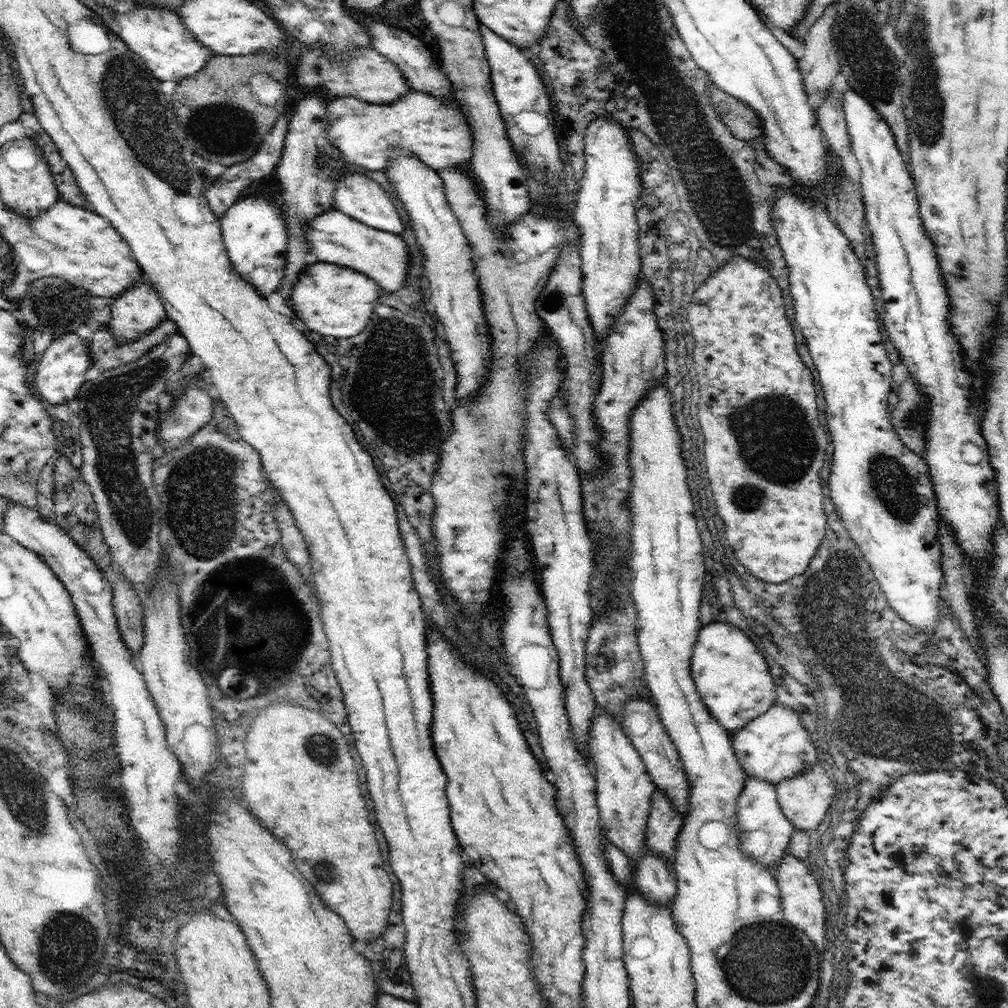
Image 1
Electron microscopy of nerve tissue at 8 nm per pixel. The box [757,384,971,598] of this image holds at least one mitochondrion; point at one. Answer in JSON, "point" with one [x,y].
{"point":[893,485]}

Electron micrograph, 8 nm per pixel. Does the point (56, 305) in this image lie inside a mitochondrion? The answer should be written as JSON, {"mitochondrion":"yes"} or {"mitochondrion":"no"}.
{"mitochondrion":"yes"}

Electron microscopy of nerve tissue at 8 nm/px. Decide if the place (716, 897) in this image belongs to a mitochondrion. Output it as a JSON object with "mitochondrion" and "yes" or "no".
{"mitochondrion":"no"}

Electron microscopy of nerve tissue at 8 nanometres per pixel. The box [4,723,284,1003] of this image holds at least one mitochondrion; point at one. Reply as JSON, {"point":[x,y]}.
{"point":[67,942]}

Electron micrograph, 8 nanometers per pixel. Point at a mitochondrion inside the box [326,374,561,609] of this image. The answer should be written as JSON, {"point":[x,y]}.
{"point":[417,431]}

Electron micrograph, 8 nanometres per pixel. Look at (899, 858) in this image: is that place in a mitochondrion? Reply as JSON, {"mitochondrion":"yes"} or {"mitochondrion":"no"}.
{"mitochondrion":"no"}

